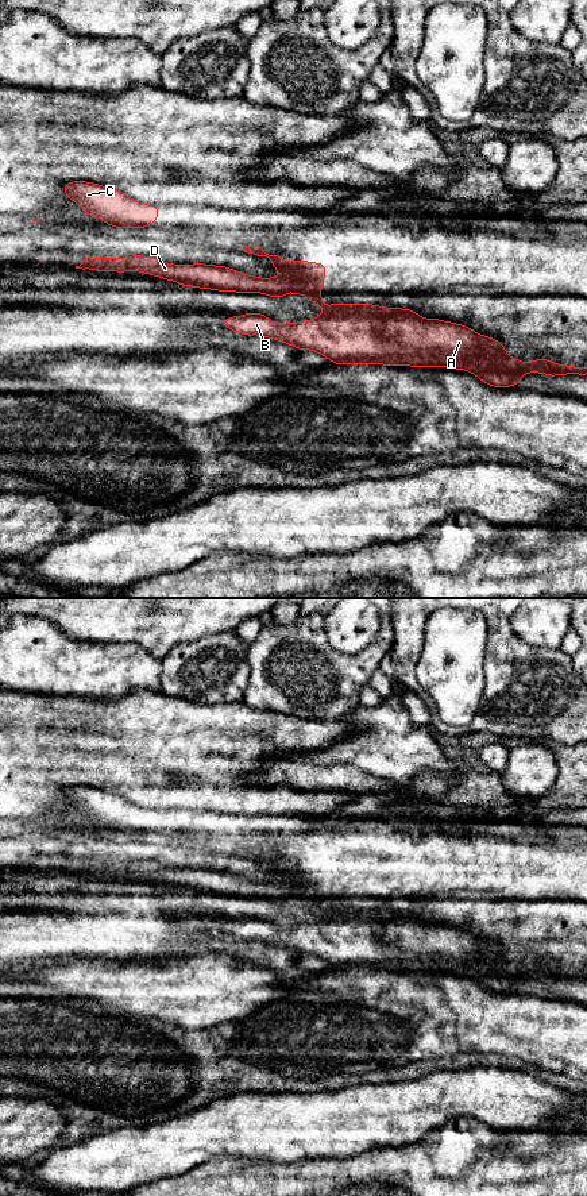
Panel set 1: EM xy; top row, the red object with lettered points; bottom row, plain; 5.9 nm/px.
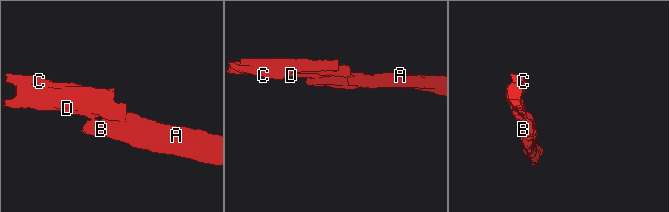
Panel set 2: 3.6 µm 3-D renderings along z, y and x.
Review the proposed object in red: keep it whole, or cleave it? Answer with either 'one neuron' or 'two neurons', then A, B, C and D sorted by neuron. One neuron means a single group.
two neurons; A B / C D

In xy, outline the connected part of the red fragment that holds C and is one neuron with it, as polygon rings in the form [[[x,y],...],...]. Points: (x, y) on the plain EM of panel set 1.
[[[69,786],[63,790],[63,798],[89,821],[104,825],[104,830],[119,834],[144,834],[159,822],[158,810],[139,807],[123,796],[108,794],[100,788]]]

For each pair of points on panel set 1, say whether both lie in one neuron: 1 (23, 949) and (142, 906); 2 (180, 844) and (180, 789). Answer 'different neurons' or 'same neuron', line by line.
1: same neuron
2: different neurons

